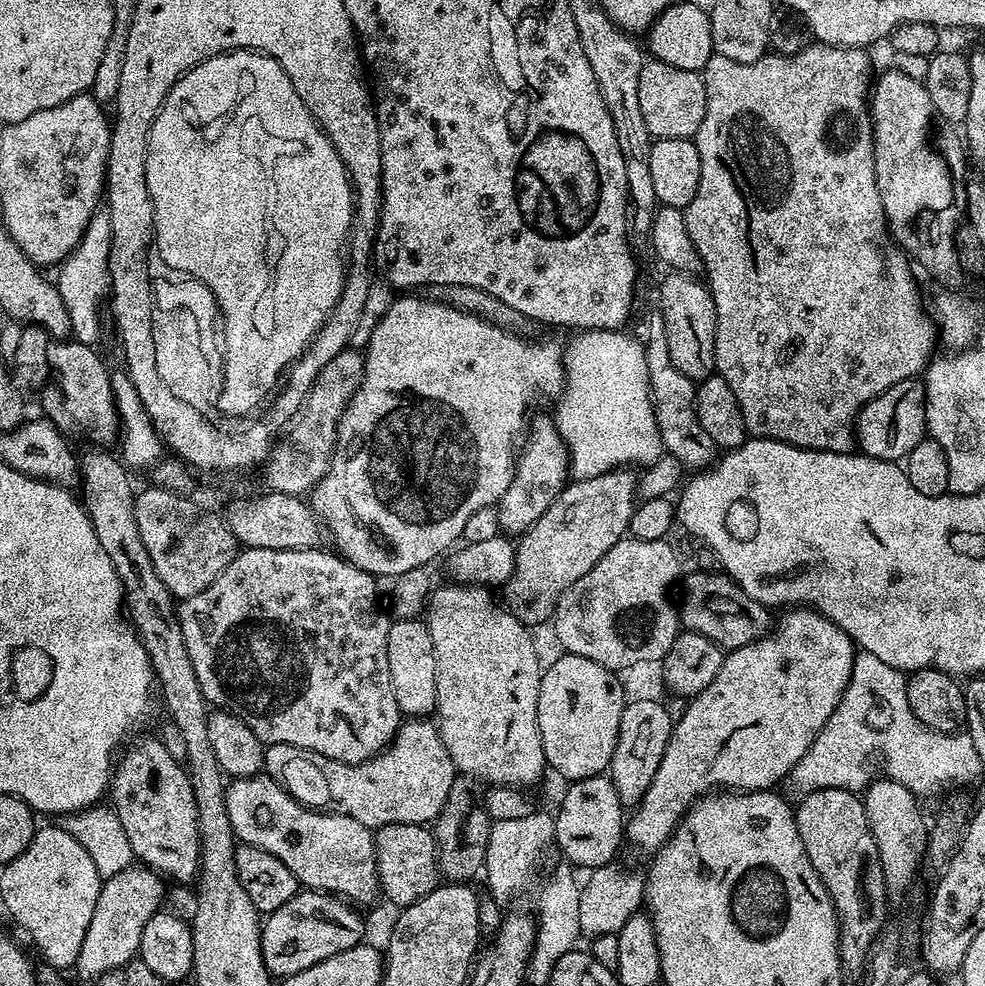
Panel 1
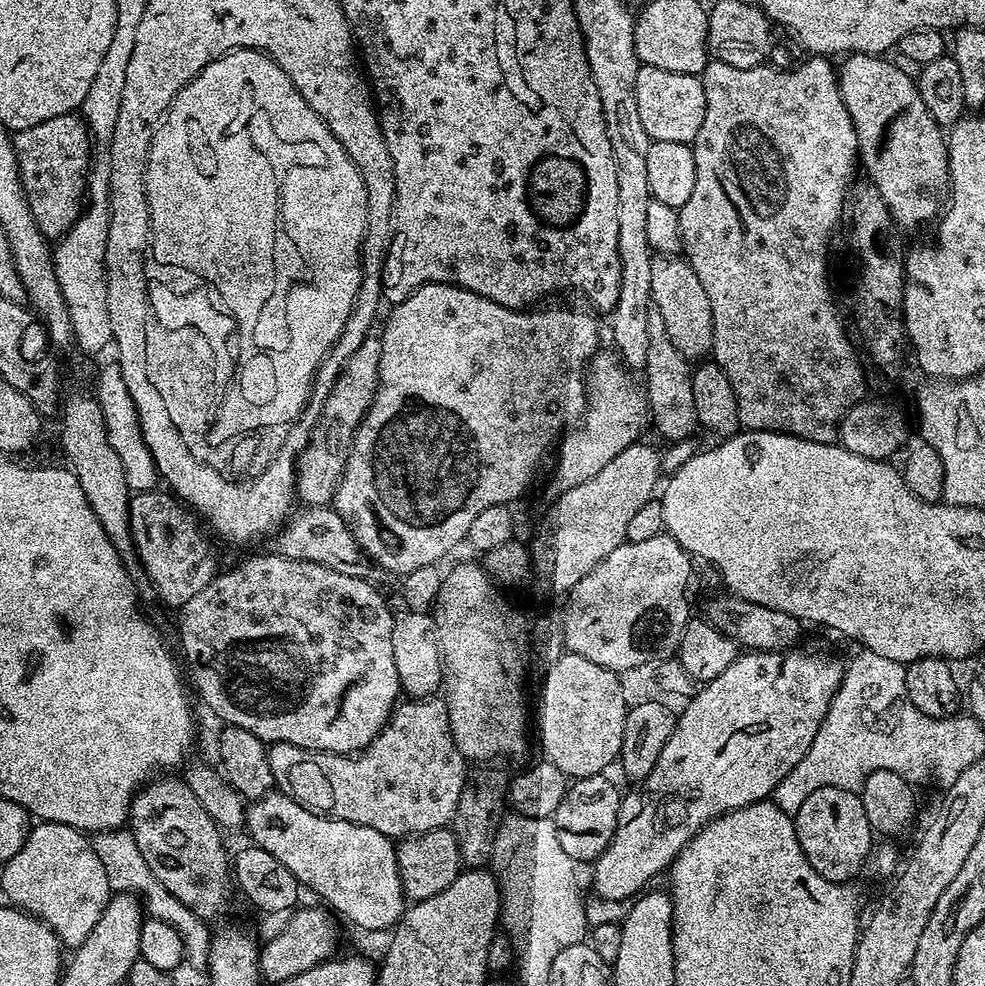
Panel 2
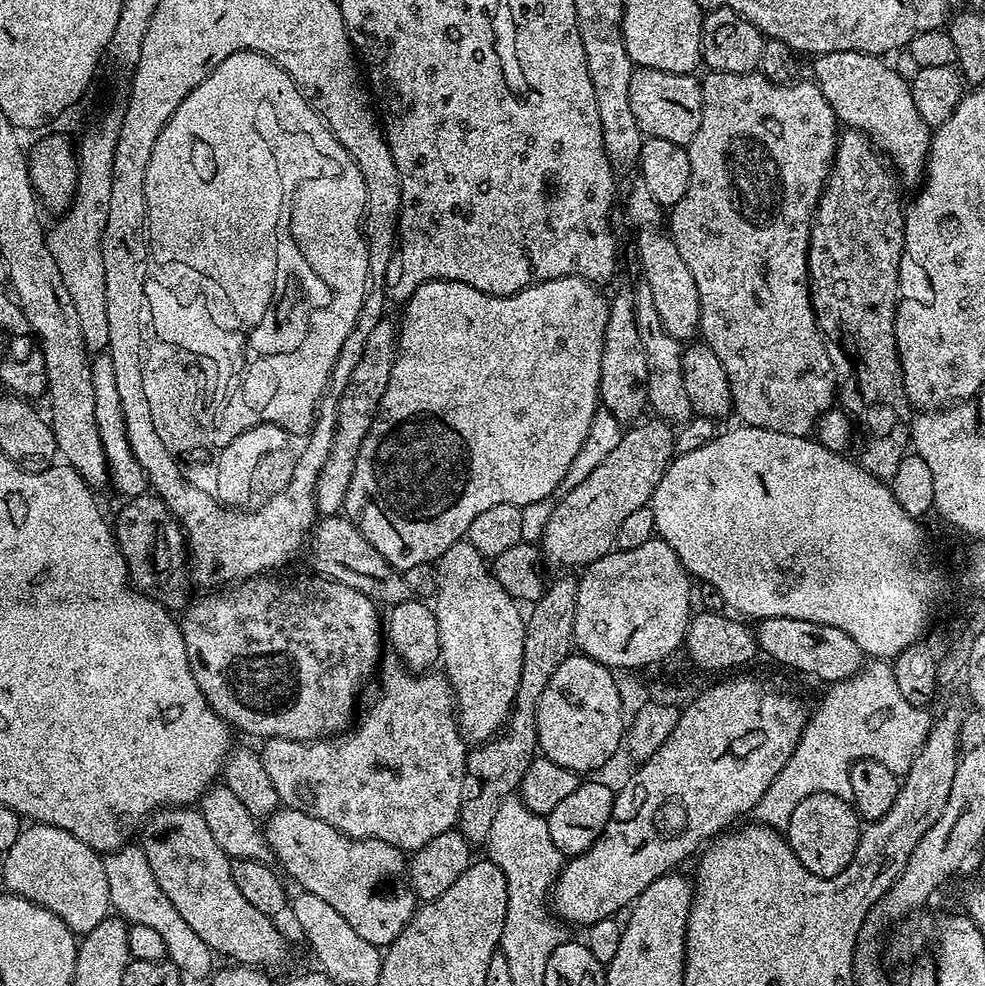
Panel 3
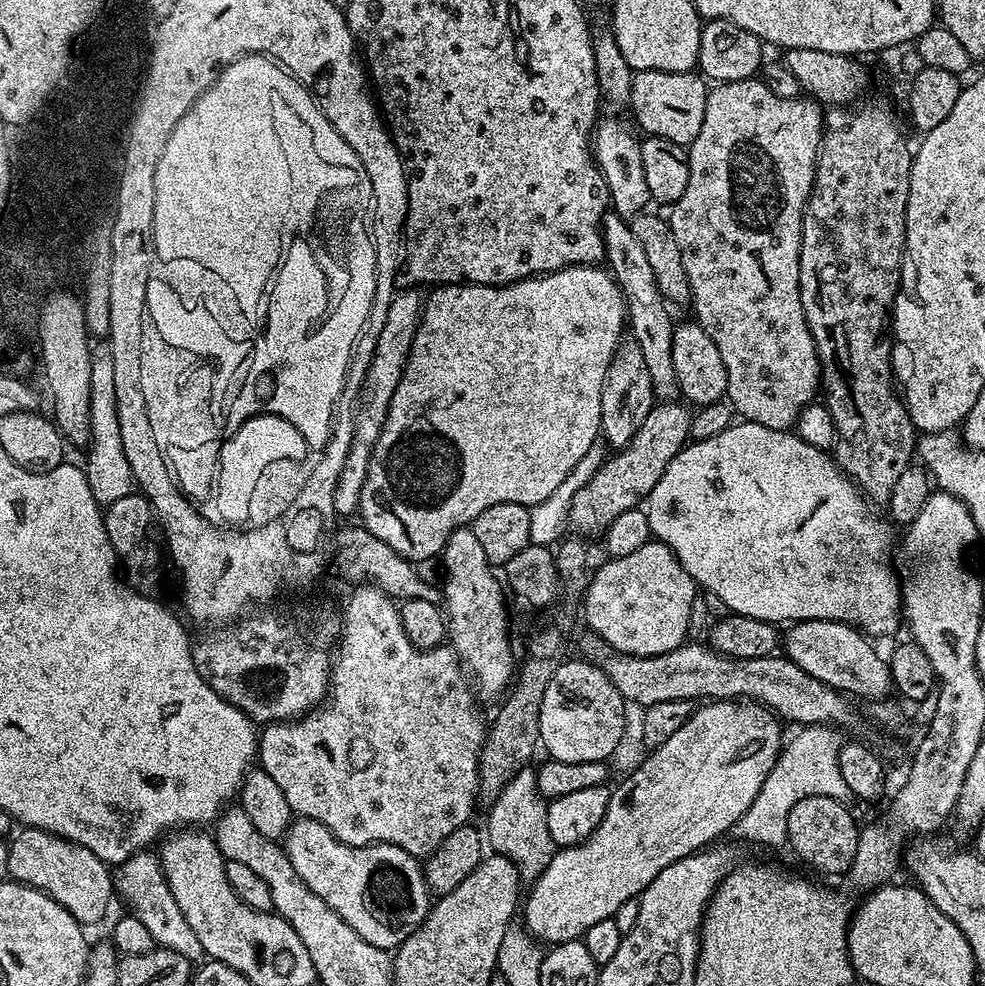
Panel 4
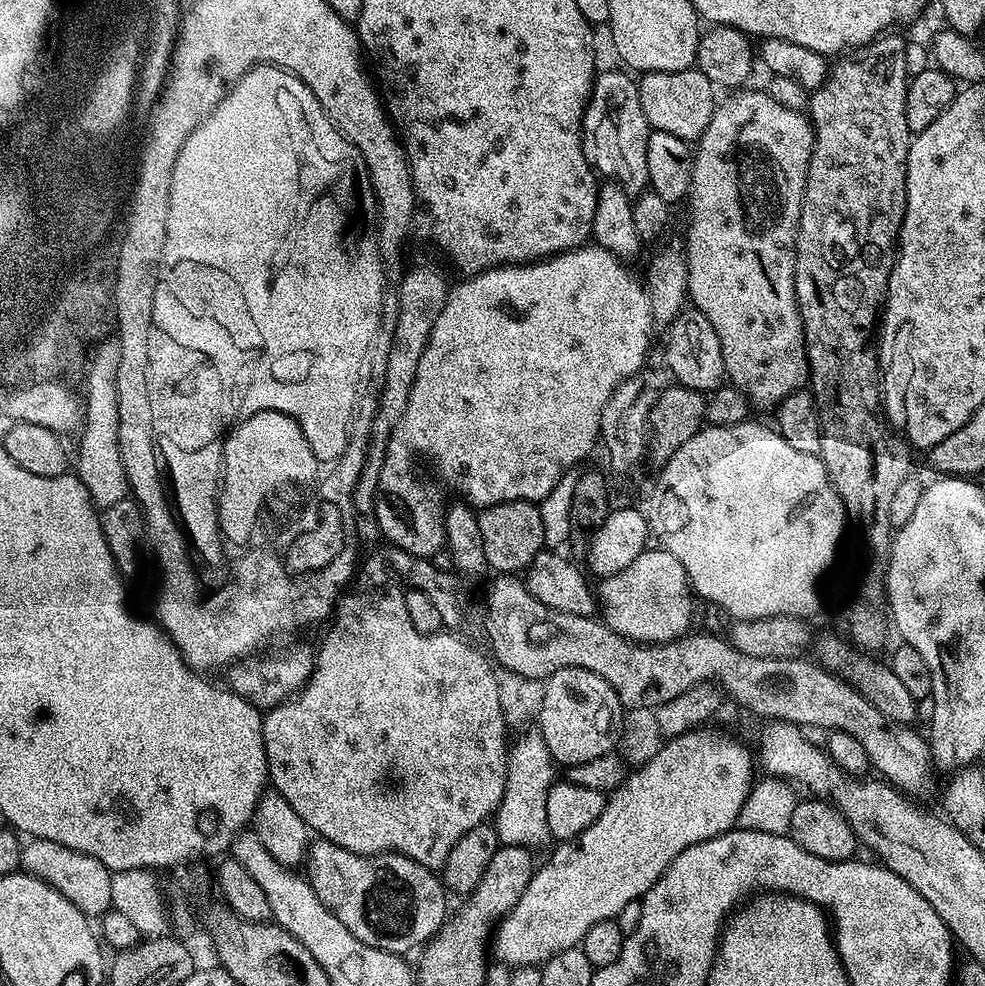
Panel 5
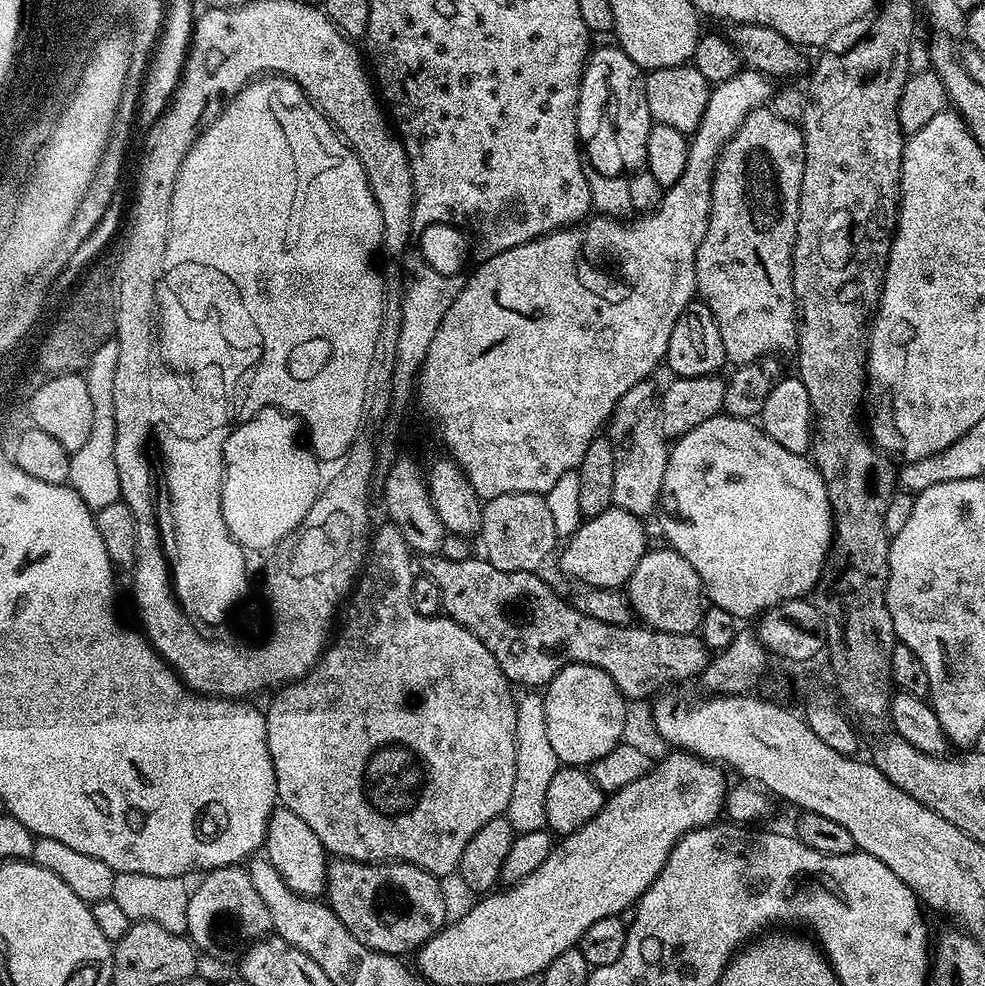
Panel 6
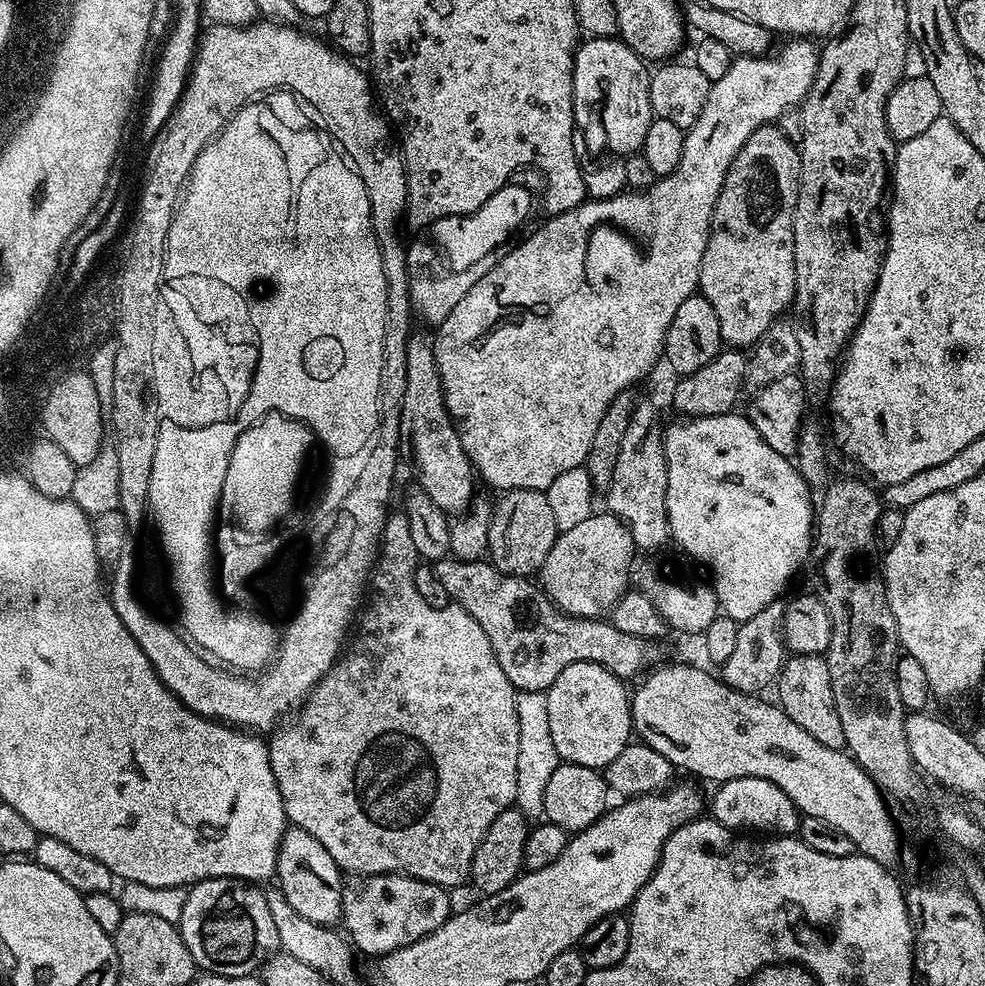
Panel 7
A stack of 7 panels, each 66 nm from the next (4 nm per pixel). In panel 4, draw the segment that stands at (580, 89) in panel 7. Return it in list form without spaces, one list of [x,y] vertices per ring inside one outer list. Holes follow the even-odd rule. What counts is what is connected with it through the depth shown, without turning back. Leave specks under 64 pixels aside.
[[[608,116],[595,125],[591,137],[592,154],[608,187],[611,207],[619,216],[631,218],[649,207],[652,195],[646,186],[646,174],[642,170],[642,150],[637,133],[627,128],[616,116]]]

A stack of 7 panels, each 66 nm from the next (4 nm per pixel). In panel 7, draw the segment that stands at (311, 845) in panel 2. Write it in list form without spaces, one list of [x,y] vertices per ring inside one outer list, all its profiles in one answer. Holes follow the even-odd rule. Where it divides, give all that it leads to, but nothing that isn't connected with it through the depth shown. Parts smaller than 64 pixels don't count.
[[[387,872],[365,876],[355,882],[357,884],[348,882],[344,886],[342,924],[348,927],[347,935],[357,953],[365,952],[373,958],[384,956],[438,930],[450,915],[449,893],[425,880],[403,876],[401,872]]]

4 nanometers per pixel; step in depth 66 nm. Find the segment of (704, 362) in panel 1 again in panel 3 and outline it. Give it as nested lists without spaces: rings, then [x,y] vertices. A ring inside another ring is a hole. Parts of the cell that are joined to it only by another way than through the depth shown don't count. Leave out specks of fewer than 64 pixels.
[[[659,227],[640,228],[636,236],[636,256],[644,270],[643,283],[650,286],[650,294],[654,297],[654,307],[658,310],[658,318],[662,318],[662,326],[675,340],[692,342],[697,339],[700,330],[700,299],[698,286],[694,286],[694,277],[690,274],[678,246],[674,246],[671,235],[667,231],[659,232]]]

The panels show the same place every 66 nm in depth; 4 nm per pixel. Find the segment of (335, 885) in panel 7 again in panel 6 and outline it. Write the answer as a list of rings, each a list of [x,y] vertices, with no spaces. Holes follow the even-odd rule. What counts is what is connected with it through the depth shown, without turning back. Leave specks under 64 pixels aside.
[[[277,806],[266,830],[263,855],[281,875],[283,882],[300,897],[320,898],[328,887],[329,853],[324,851],[322,842],[318,842],[318,834],[298,818],[290,809]]]

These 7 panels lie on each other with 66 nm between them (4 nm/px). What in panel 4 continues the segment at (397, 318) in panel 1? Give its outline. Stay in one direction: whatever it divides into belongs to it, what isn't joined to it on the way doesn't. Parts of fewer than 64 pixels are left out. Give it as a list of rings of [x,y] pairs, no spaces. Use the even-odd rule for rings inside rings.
[[[573,264],[570,268],[529,276],[513,284],[465,282],[436,286],[429,292],[432,293],[426,296],[422,304],[420,325],[410,346],[404,376],[398,382],[398,390],[394,390],[394,398],[390,398],[384,429],[370,454],[370,466],[366,470],[366,482],[362,482],[358,509],[359,523],[363,528],[370,530],[374,538],[382,538],[390,550],[413,562],[428,560],[431,556],[439,557],[453,530],[471,525],[490,506],[497,506],[498,503],[531,506],[550,498],[550,494],[558,490],[566,474],[570,474],[570,470],[574,470],[574,466],[586,458],[591,448],[597,447],[601,435],[602,386],[610,362],[626,332],[626,305],[619,284],[612,279],[611,271],[591,264]]]

